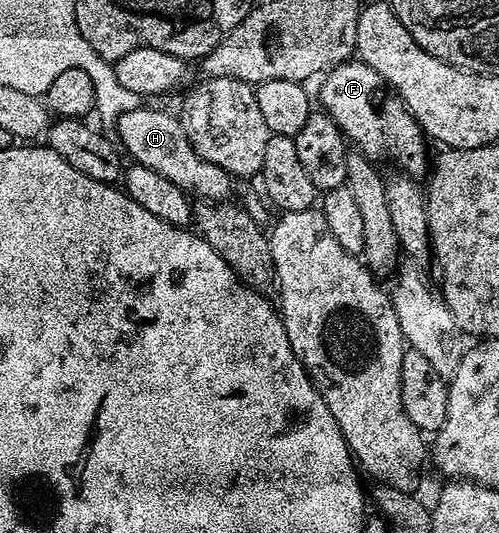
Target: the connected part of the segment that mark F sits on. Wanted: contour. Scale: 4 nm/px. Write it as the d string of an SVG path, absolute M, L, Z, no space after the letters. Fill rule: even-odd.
M351 59L343 65L334 66L321 81L322 86L318 89L318 97L322 100L321 108L337 123L343 137L352 143L353 148L372 162L391 161L394 167L414 179L420 178L422 172L422 176L427 172L428 141L422 128L415 123L405 105L395 104L394 113L386 113L385 107L378 105L380 78L376 71L372 71L372 67L365 65L361 59Z

